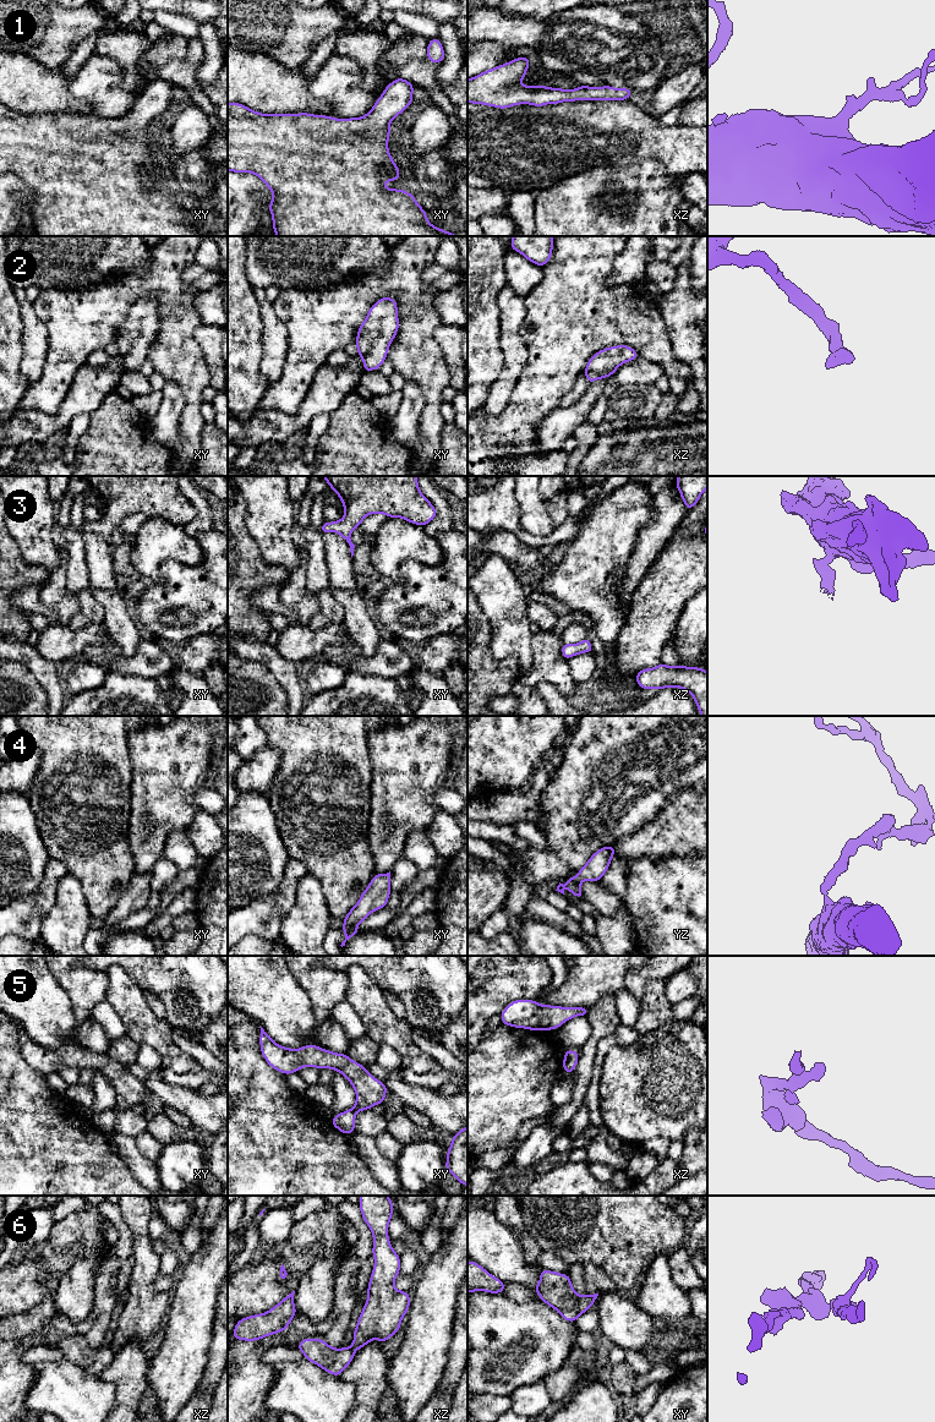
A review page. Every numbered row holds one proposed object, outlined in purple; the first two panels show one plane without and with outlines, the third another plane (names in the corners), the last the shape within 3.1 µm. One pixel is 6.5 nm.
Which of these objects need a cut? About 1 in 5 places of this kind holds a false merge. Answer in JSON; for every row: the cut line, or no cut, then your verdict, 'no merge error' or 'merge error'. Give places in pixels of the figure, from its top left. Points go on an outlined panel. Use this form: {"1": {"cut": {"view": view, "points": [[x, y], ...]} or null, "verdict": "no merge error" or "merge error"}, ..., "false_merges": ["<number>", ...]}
{"1": {"cut": null, "verdict": "no merge error"}, "2": {"cut": null, "verdict": "no merge error"}, "3": {"cut": null, "verdict": "no merge error"}, "4": {"cut": null, "verdict": "no merge error"}, "5": {"cut": null, "verdict": "no merge error"}, "6": {"cut": {"view": "xz", "points": [[350, 1347], [354, 1351]]}, "verdict": "merge error"}, "false_merges": ["6"]}

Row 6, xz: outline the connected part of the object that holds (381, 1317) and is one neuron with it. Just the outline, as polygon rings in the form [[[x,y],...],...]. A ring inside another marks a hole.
[[[360,1196],[359,1205],[372,1231],[372,1256],[376,1263],[367,1287],[367,1302],[354,1330],[354,1351],[374,1339],[384,1344],[397,1334],[411,1302],[409,1292],[394,1287],[394,1280],[400,1274],[400,1257],[388,1237],[394,1209],[392,1199],[388,1196]]]

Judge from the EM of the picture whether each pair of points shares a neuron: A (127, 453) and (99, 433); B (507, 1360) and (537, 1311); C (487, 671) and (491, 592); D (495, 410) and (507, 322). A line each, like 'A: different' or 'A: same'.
A: same
B: same
C: different
D: same

